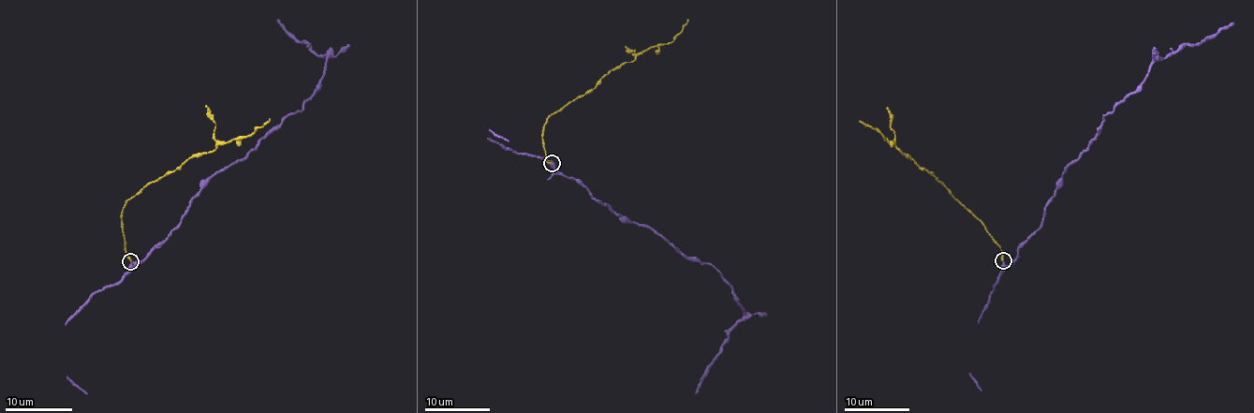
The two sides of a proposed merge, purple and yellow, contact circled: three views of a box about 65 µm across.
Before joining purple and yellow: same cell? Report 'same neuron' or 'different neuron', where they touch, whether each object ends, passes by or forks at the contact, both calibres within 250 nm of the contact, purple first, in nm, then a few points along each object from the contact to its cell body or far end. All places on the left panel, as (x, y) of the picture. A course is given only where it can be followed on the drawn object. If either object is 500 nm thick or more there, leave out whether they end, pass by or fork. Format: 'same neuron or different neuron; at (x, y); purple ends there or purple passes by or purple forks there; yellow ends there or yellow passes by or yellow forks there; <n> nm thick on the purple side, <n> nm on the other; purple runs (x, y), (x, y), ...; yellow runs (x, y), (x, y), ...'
same neuron; at (130, 261); purple ends there; yellow ends there; 440 nm thick on the purple side, 190 nm on the other; purple runs (131, 262), (140, 262), (157, 247), (214, 176), (238, 162), (315, 94), (328, 57), (299, 42), (277, 19); yellow runs (131, 260), (123, 228), (121, 213), (124, 204), (191, 155), (213, 153), (219, 144), (249, 136), (269, 119)

